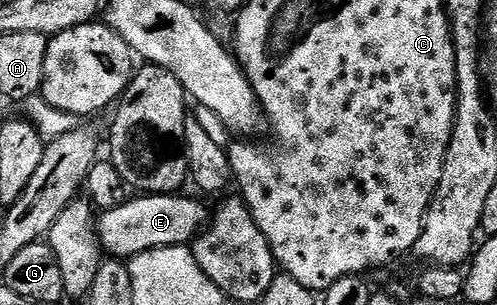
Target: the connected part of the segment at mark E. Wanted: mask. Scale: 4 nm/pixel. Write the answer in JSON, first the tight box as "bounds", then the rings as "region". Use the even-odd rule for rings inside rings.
{"bounds":[96,193,208,261],"region":[[[175,193],[172,195],[148,195],[139,194],[126,200],[124,205],[120,205],[111,211],[103,211],[97,216],[96,226],[98,228],[98,242],[102,245],[102,250],[107,256],[129,261],[135,255],[160,249],[161,247],[185,247],[193,244],[194,238],[208,222],[208,207],[202,203],[197,203],[194,199],[189,199],[186,193]]]}

